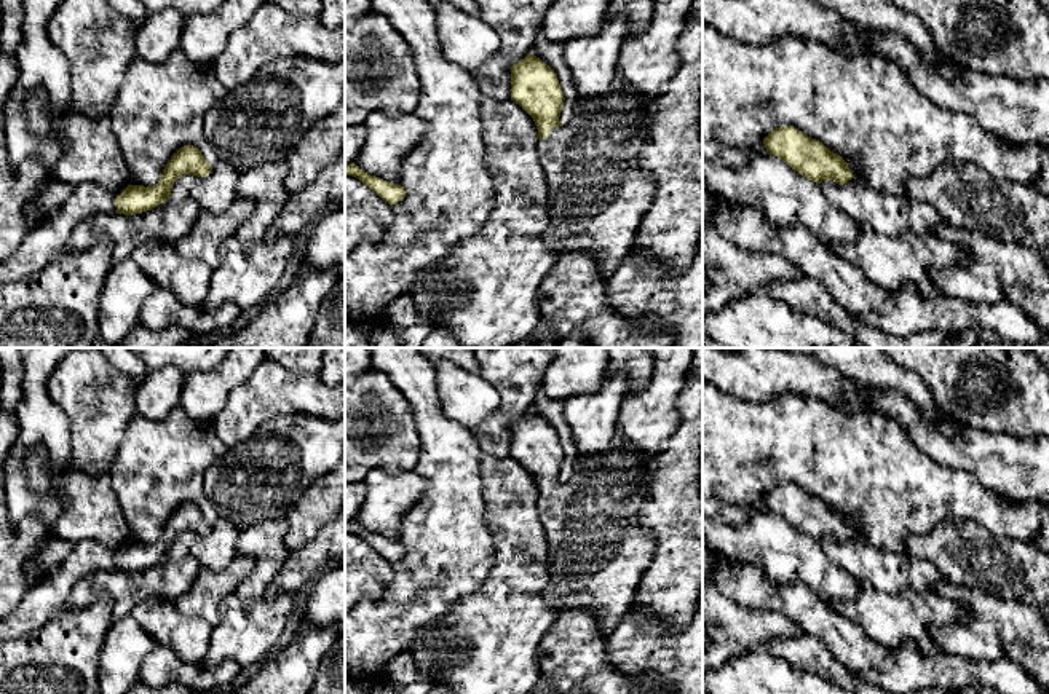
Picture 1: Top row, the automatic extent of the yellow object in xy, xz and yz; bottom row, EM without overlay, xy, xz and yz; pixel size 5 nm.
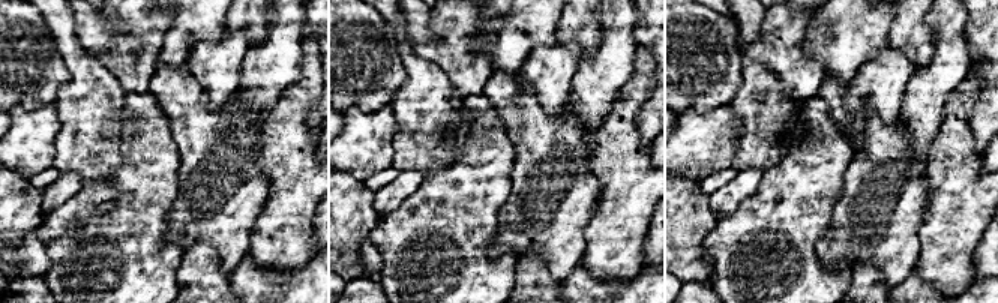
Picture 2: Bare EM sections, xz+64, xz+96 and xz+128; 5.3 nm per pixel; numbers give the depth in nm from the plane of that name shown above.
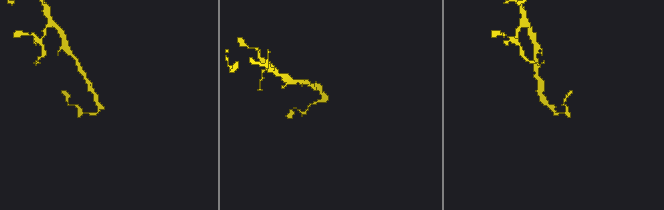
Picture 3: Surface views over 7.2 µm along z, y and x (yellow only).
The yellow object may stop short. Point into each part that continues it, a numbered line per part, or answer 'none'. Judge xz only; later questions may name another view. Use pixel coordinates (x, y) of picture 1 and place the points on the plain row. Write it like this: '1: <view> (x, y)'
1: xz (597, 551)

